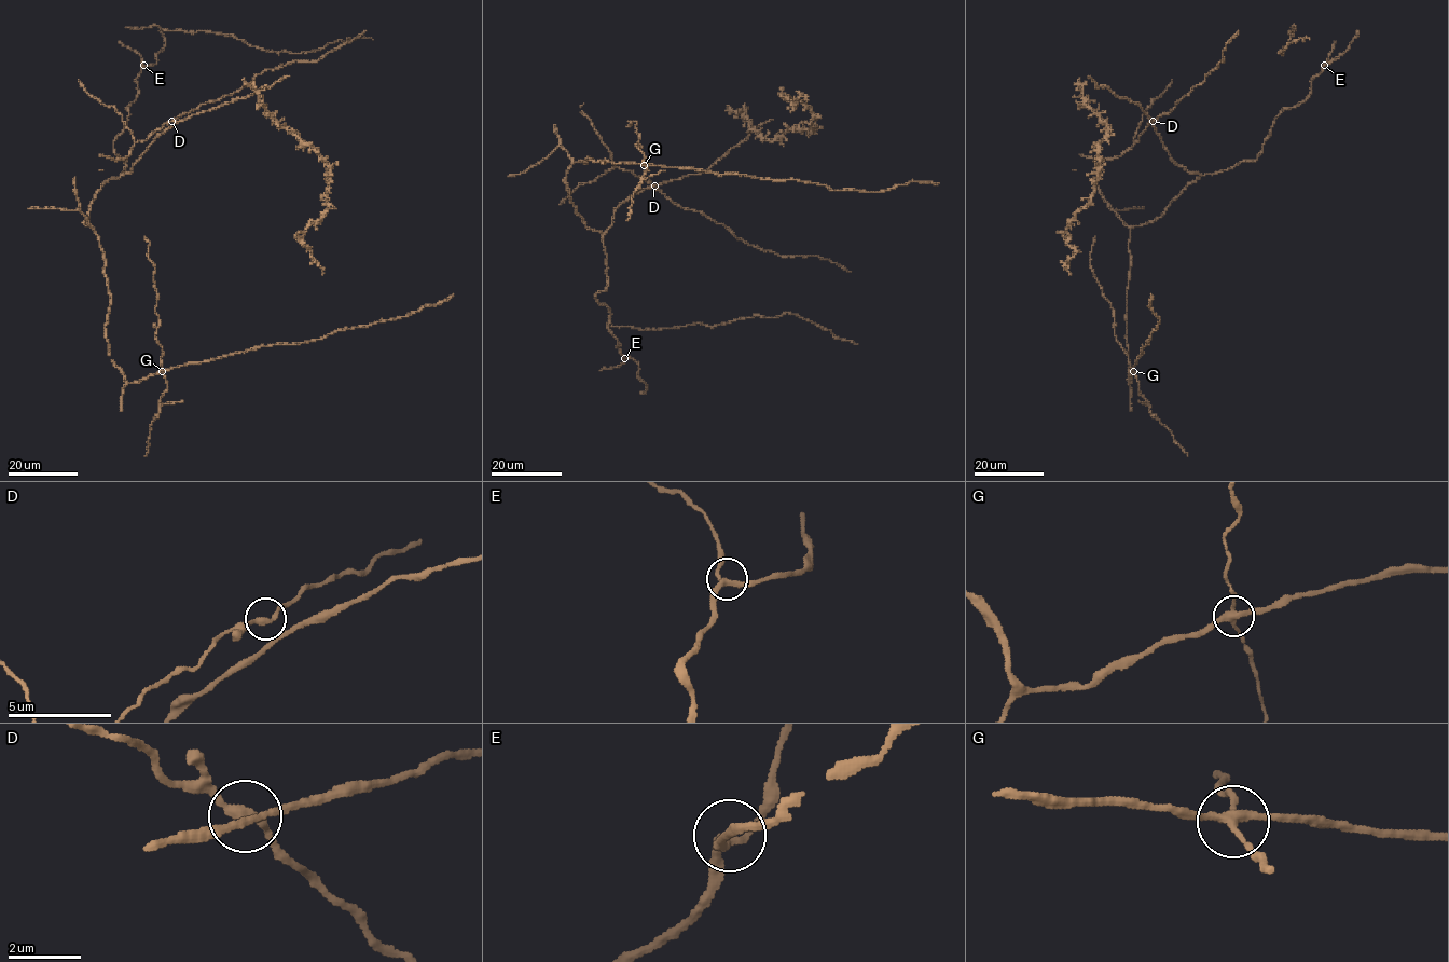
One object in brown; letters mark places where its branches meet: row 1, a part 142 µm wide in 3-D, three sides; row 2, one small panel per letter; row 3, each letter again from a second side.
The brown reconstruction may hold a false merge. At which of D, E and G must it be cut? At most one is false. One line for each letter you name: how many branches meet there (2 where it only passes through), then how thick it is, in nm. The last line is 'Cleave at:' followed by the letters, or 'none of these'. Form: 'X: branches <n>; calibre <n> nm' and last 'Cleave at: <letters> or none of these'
G: branches 4; calibre 240 nm
Cleave at: G

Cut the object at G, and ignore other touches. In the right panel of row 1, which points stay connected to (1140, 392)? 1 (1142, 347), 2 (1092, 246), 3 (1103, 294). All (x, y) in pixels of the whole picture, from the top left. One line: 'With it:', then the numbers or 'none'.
With it: 2, 3

